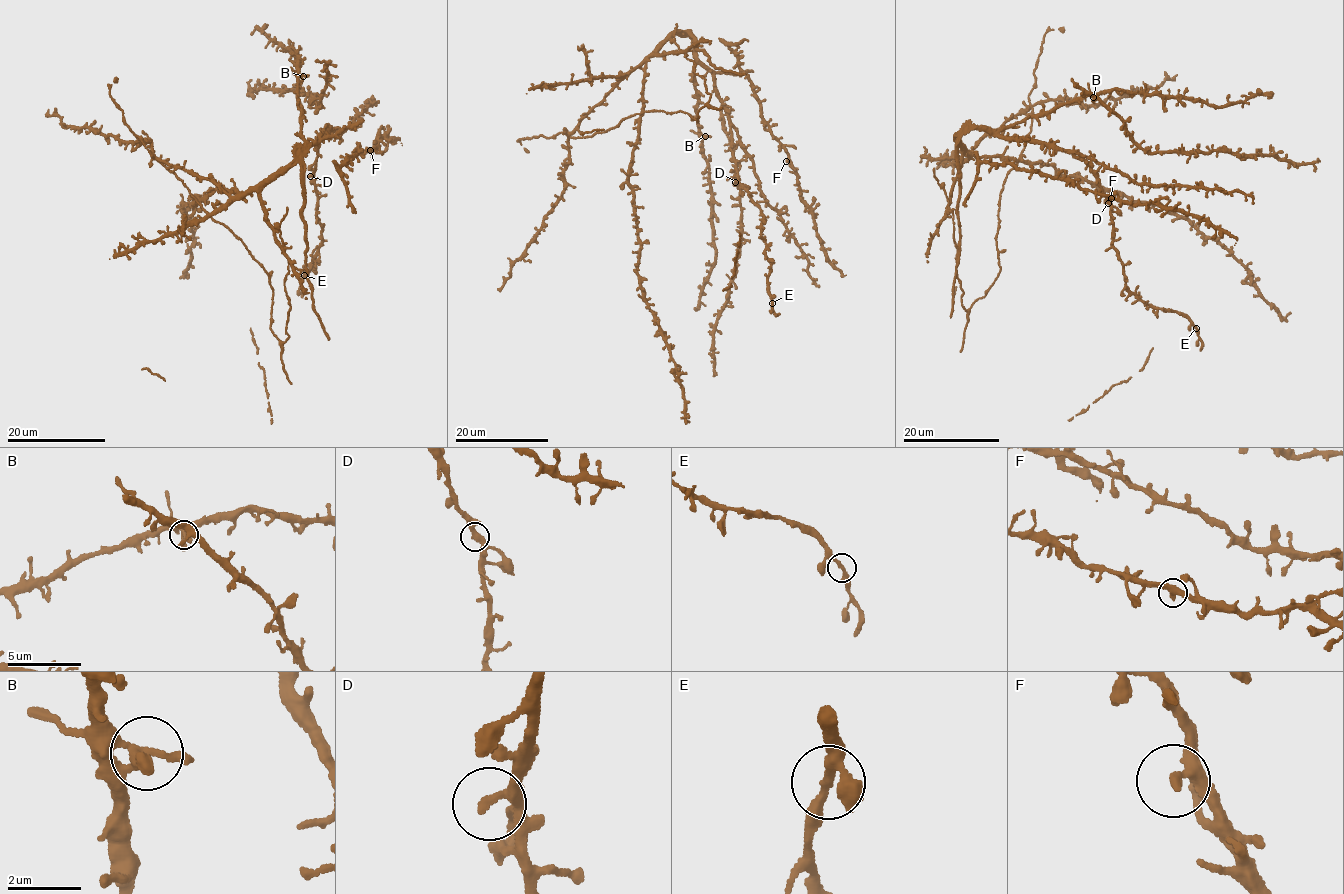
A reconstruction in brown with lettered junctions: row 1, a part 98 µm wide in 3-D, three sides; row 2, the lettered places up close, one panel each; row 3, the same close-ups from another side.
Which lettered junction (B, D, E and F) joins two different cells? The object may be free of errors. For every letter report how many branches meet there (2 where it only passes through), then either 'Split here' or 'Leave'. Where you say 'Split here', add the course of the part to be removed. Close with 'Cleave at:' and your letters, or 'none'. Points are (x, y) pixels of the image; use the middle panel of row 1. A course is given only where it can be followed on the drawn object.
B: Branches: 2. Leave
D: Branches: 2. Leave
E: Branches: 2. Leave
F: Branches: 2. Leave
Cleave at: none

